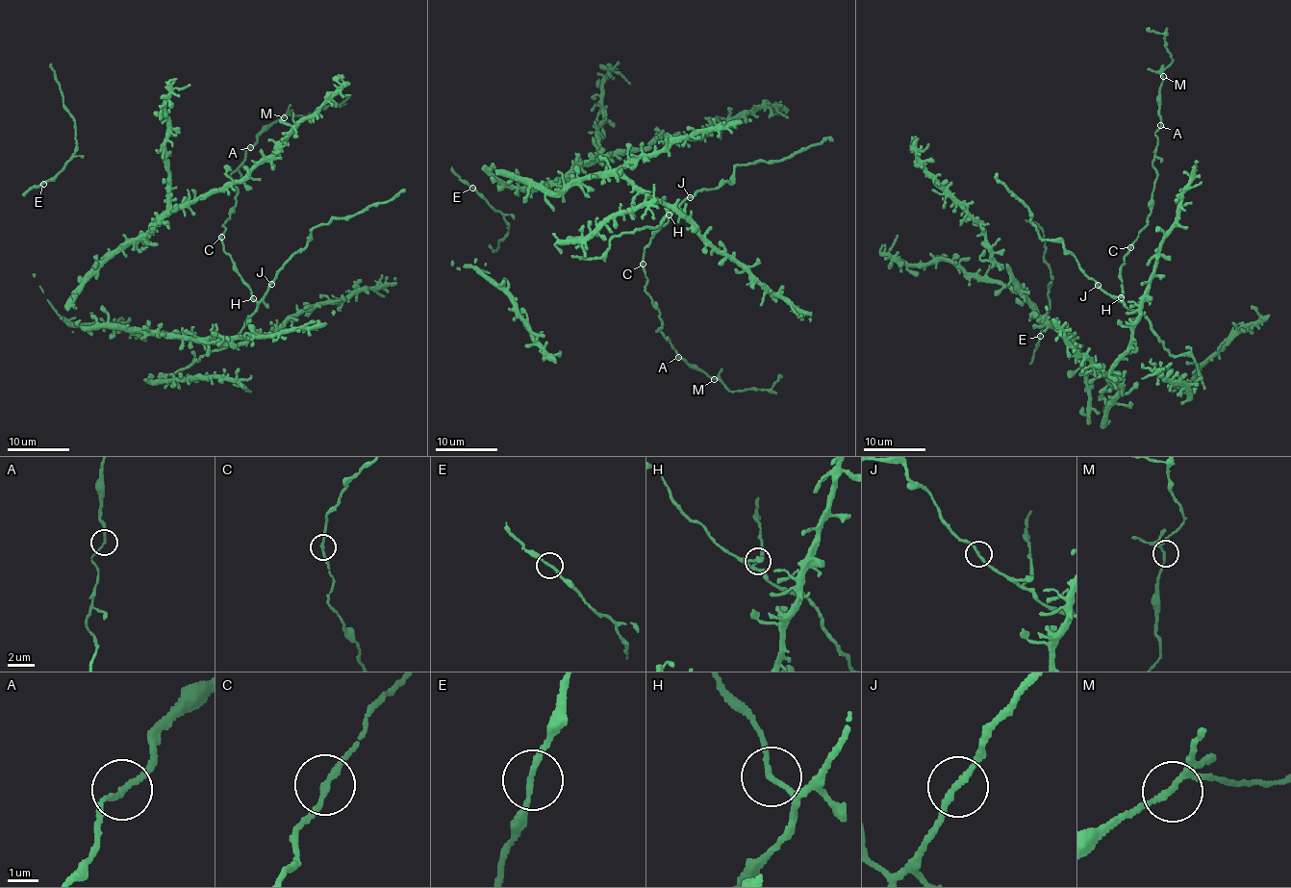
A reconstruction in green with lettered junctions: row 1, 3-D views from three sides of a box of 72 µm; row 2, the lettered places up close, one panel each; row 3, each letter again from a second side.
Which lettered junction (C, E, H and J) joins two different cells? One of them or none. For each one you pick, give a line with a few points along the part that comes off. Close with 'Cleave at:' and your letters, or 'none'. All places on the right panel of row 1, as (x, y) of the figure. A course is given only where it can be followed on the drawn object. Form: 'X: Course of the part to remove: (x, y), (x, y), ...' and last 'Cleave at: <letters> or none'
Cleave at: none

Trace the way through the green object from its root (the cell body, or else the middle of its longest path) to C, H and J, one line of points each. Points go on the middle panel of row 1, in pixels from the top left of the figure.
C: (591, 178), (626, 176), (670, 207), (663, 217), (673, 211), (667, 224), (656, 231), (644, 248), (642, 265)
H: (591, 178), (626, 176), (670, 207), (663, 217), (669, 215)
J: (591, 178), (626, 176), (670, 207), (663, 217), (690, 197)

